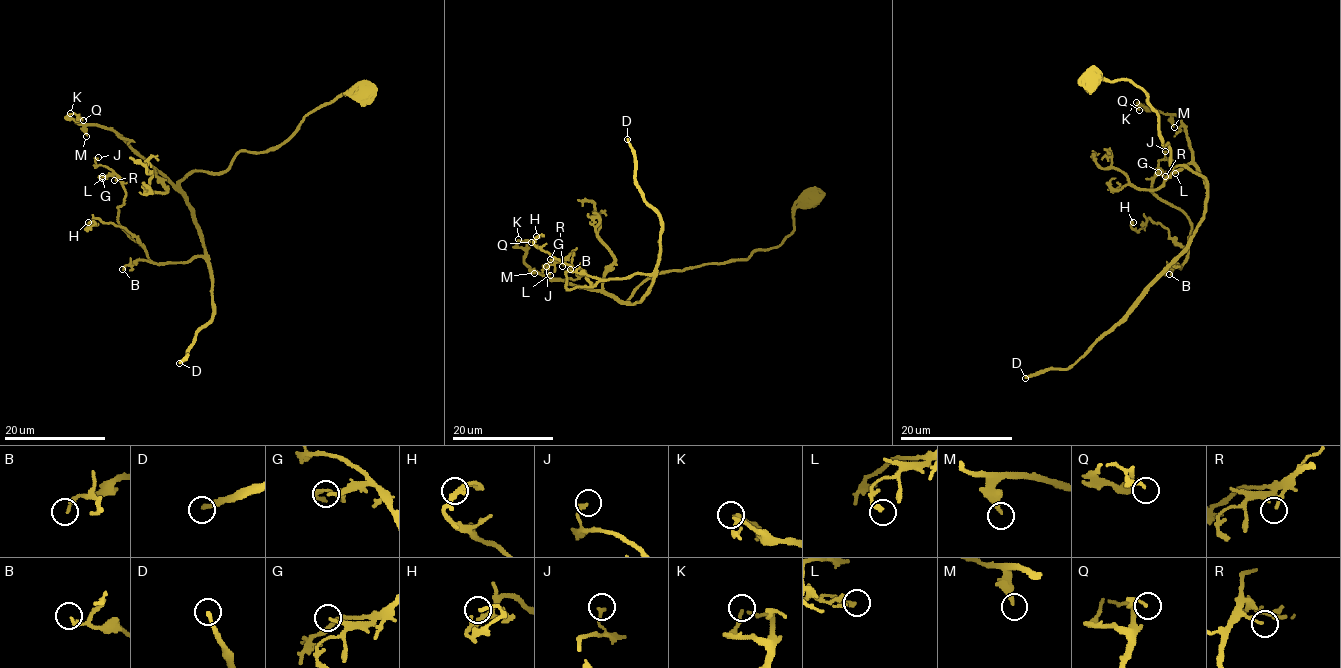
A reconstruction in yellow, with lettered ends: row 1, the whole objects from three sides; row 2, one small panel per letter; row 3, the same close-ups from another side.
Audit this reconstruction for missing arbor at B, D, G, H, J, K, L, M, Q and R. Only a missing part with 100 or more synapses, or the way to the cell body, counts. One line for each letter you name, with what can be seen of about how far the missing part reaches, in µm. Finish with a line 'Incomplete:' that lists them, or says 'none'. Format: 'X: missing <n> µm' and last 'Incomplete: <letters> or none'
D: missing 300 µm
Incomplete: D

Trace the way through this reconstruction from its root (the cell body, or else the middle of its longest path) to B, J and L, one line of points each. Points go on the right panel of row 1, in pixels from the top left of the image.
B: (1091, 82), (1136, 83), (1158, 117), (1171, 166), (1206, 180), (1203, 219), (1169, 274)
J: (1091, 82), (1136, 83), (1171, 166), (1206, 180), (1181, 267), (1189, 219), (1151, 189), (1165, 151)
L: (1091, 82), (1136, 83), (1171, 166), (1206, 180), (1181, 267), (1189, 219), (1151, 189), (1160, 169), (1175, 173)

